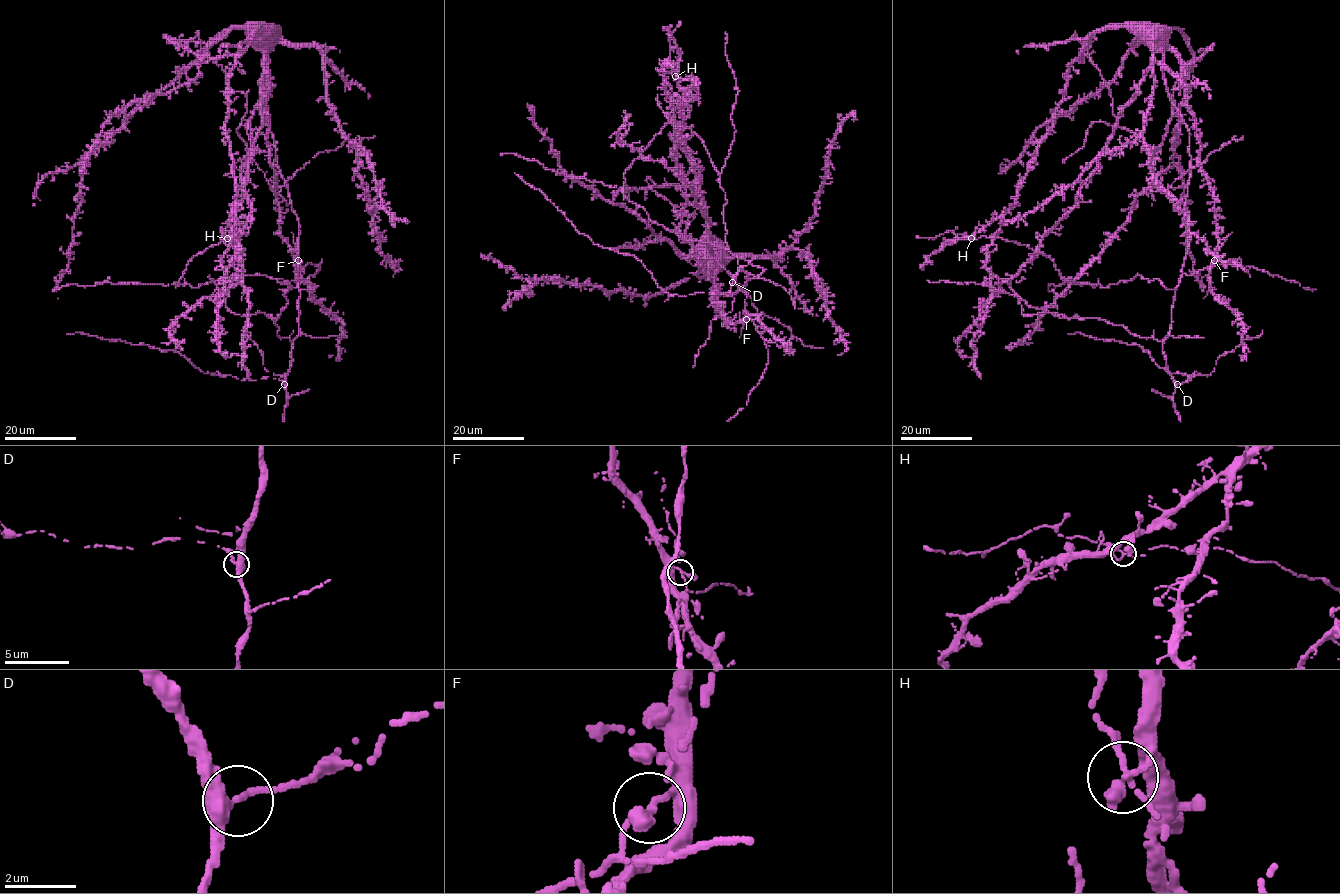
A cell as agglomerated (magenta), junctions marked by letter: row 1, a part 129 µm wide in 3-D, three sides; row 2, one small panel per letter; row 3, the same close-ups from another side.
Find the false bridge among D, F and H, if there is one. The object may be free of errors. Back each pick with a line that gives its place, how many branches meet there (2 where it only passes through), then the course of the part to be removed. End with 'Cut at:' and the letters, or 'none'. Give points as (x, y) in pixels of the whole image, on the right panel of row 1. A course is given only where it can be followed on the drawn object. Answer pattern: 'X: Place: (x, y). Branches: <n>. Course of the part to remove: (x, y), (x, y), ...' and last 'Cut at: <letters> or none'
Cut at: none

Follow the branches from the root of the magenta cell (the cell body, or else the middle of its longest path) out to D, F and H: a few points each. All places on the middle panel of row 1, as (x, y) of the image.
D: (723, 253), (710, 264), (718, 293), (747, 293), (742, 288), (748, 280), (742, 269), (732, 282)
F: (723, 253), (722, 260), (710, 268), (718, 288), (713, 293), (715, 304), (731, 323), (746, 319)
H: (723, 253), (708, 230), (703, 198), (676, 171), (673, 152), (684, 123), (682, 90), (678, 73), (676, 76)

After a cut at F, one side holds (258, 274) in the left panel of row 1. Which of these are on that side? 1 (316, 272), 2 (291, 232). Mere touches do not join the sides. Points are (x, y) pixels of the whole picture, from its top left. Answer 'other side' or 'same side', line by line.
1: other side
2: other side

